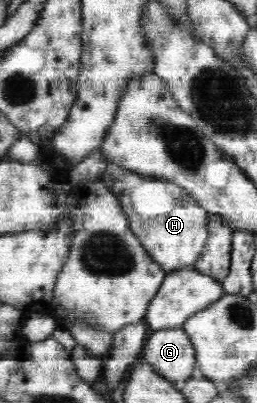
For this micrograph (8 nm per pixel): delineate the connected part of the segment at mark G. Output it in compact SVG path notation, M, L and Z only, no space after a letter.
M181 327L153 331L145 340L141 362L149 363L157 373L177 386L197 374L193 343Z

